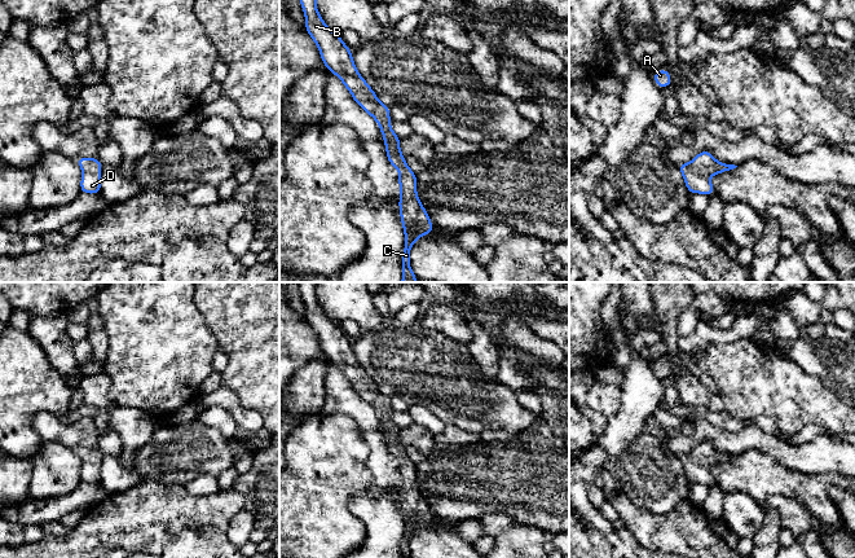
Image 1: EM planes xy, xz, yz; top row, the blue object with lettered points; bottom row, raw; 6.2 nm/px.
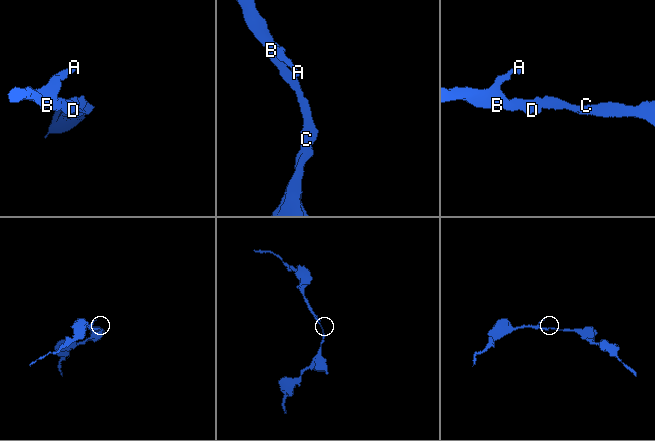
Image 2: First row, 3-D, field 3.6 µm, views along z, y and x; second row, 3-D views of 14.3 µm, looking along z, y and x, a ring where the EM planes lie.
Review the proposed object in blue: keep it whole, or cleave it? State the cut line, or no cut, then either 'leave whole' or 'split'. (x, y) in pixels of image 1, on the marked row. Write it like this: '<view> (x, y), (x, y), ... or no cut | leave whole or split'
no cut | leave whole

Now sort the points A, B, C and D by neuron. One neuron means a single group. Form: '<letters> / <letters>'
A B C D

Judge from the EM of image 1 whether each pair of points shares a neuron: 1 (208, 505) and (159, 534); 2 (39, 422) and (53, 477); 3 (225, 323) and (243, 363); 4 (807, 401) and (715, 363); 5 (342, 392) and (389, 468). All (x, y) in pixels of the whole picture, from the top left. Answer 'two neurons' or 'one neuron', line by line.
1: one neuron
2: two neurons
3: one neuron
4: one neuron
5: one neuron

